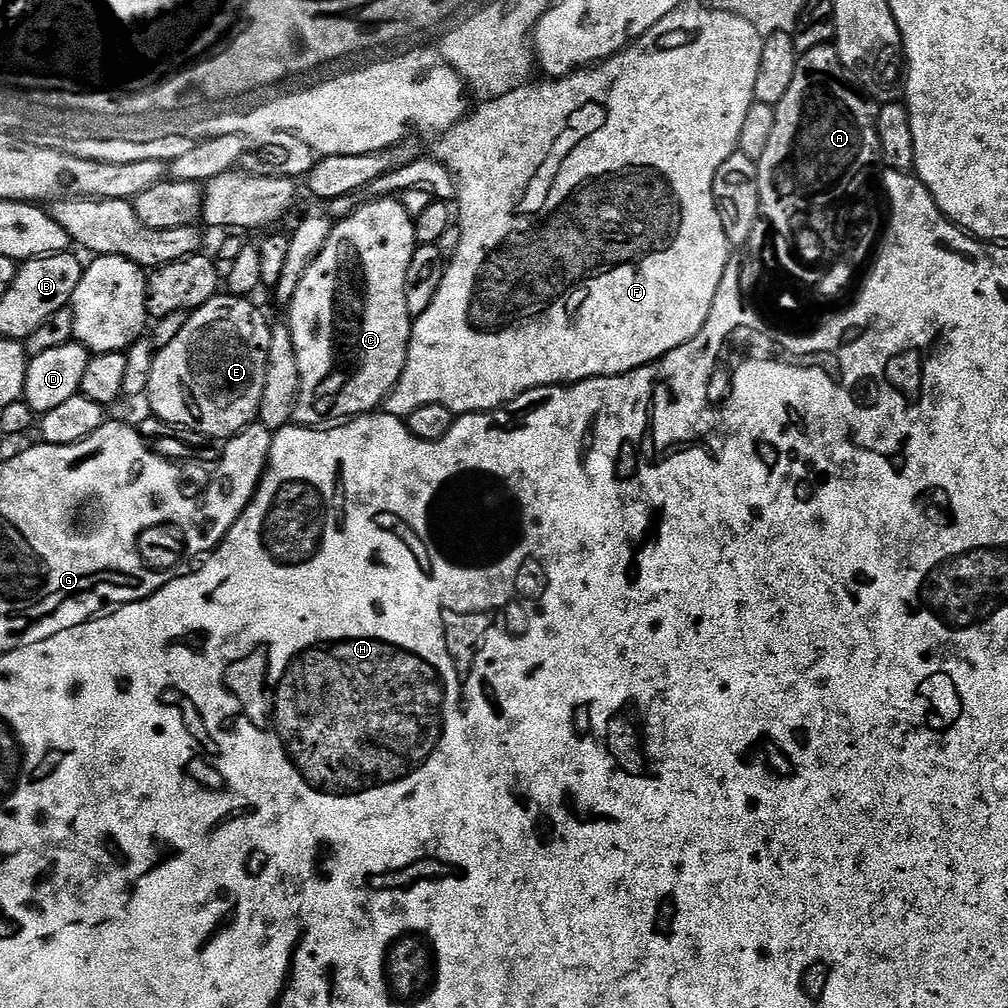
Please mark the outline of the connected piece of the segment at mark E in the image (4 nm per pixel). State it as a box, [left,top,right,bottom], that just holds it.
[146,294,271,442]

